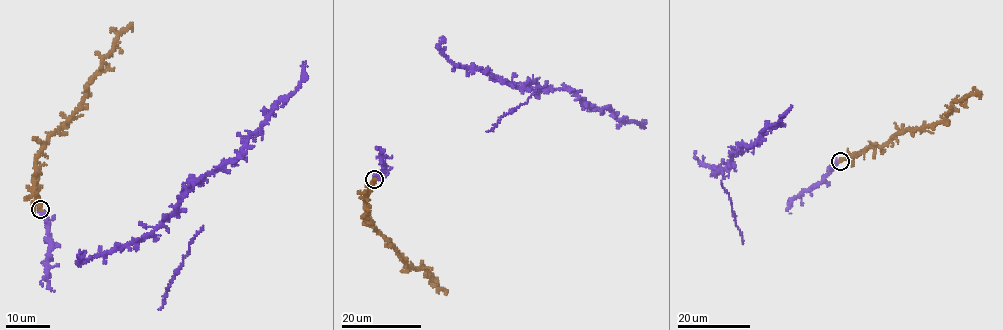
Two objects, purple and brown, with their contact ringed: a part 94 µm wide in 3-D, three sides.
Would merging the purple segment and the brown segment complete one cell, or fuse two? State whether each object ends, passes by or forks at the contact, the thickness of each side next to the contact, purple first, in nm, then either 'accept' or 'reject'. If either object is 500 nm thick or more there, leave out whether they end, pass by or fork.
purple passes by; brown ends there; 360 nm thick on the purple side, 480 nm on the other; accept

